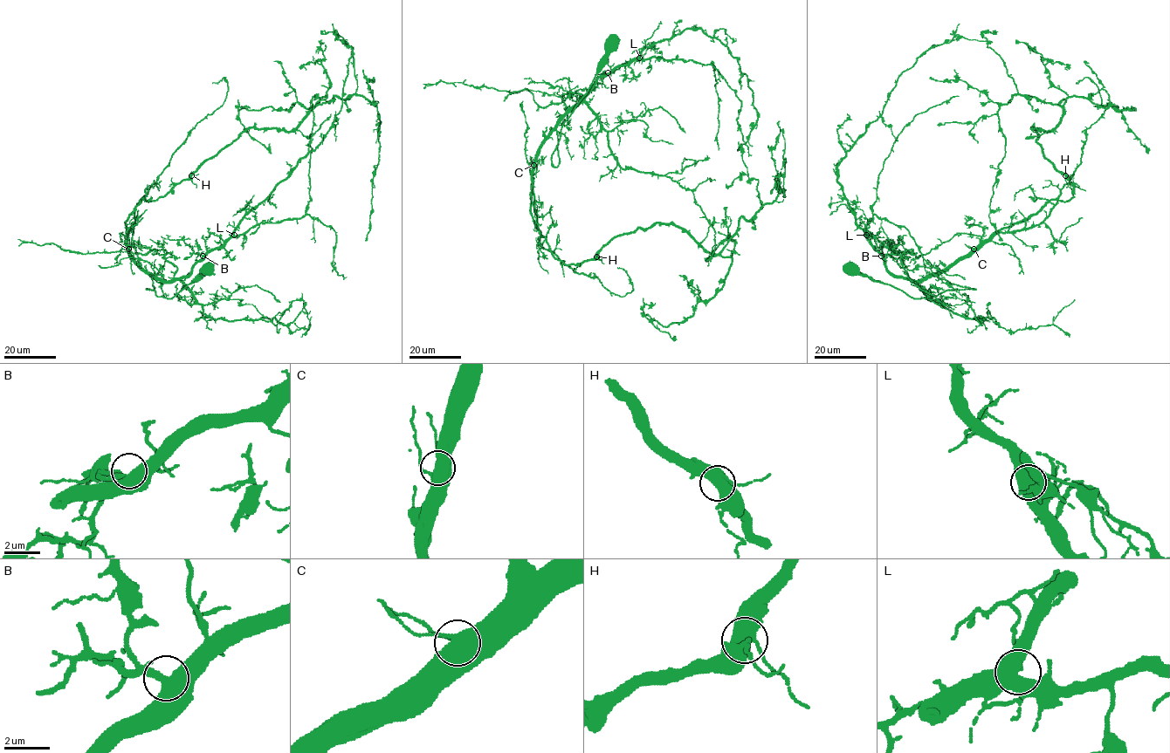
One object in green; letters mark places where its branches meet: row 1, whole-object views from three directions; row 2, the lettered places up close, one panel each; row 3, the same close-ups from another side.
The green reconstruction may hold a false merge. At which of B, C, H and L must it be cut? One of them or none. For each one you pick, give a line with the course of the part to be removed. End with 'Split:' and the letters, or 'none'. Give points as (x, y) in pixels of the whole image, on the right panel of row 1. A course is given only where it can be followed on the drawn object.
Split: none

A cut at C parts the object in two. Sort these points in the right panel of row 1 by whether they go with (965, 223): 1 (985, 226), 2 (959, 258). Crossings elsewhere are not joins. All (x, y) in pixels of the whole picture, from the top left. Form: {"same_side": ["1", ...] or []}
{"same_side": ["1"]}

